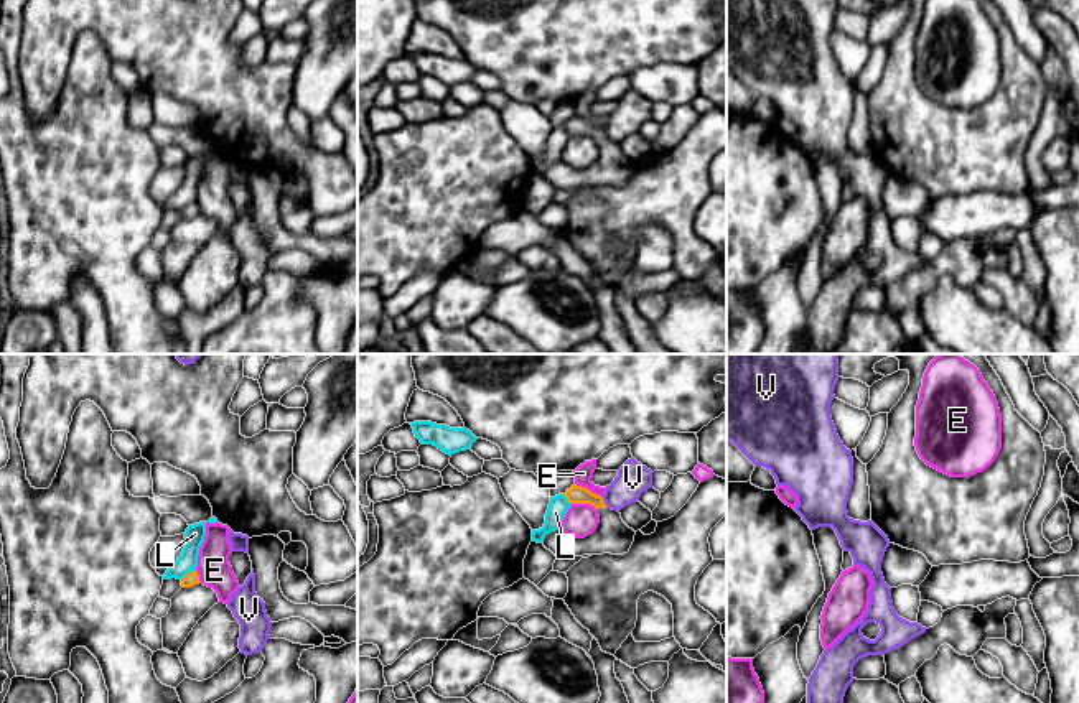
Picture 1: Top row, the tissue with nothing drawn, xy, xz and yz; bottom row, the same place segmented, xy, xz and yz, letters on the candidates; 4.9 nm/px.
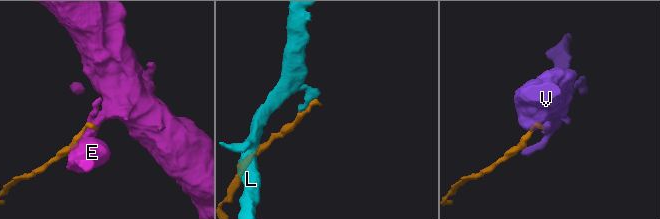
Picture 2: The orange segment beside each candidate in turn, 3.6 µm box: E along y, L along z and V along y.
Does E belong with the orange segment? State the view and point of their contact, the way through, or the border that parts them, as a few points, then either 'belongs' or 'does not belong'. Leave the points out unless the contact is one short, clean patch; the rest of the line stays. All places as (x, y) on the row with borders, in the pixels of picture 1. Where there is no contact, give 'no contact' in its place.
contact xz (587, 489); border xz (575, 483), (600, 496); does not belong

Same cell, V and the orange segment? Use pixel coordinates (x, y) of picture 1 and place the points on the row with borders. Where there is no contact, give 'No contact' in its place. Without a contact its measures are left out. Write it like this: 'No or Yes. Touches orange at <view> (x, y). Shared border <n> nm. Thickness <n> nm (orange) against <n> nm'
No. Touches orange at xz (603, 502). Shared border 80 nm. Thickness 90 nm (orange) against 160 nm

